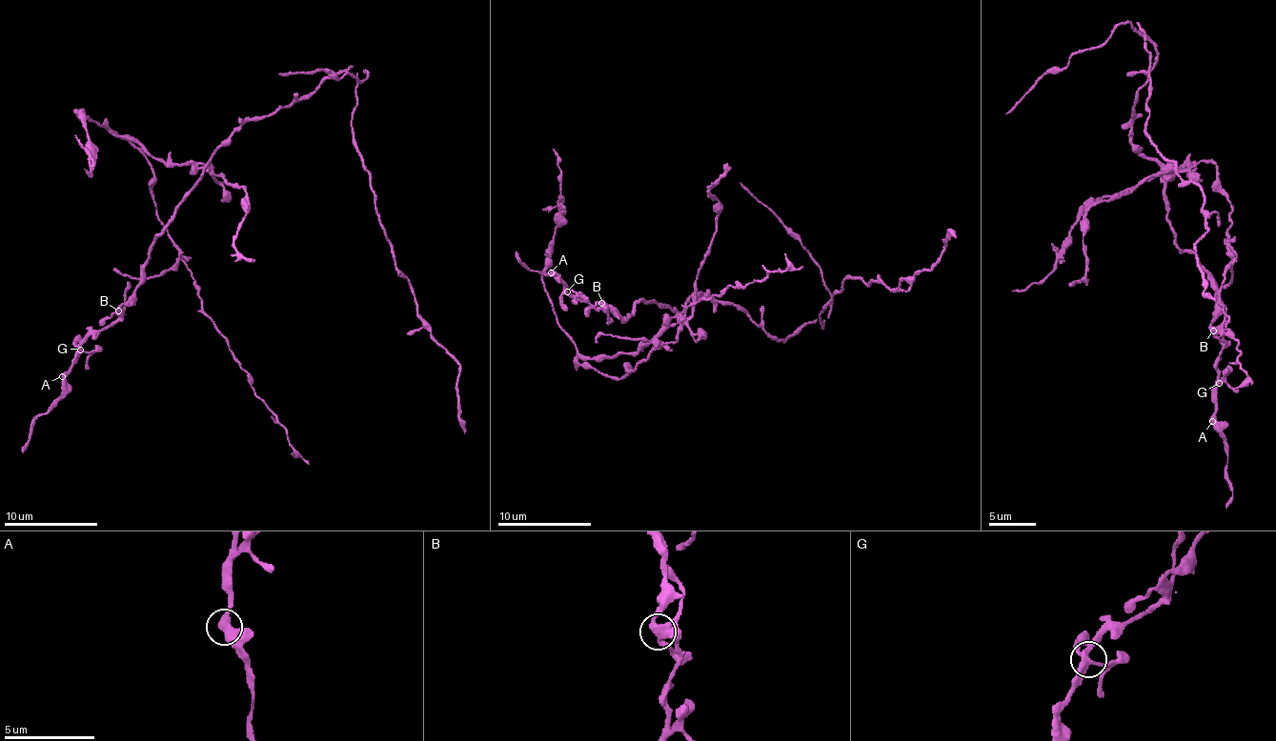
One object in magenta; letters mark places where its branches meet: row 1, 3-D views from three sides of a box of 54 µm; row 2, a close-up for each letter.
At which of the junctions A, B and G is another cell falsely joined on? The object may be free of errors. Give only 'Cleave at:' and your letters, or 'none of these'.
Cleave at: B

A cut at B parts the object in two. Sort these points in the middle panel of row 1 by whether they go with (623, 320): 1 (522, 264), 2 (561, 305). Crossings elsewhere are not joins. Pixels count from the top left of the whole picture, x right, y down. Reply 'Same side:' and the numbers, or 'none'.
Same side: none

